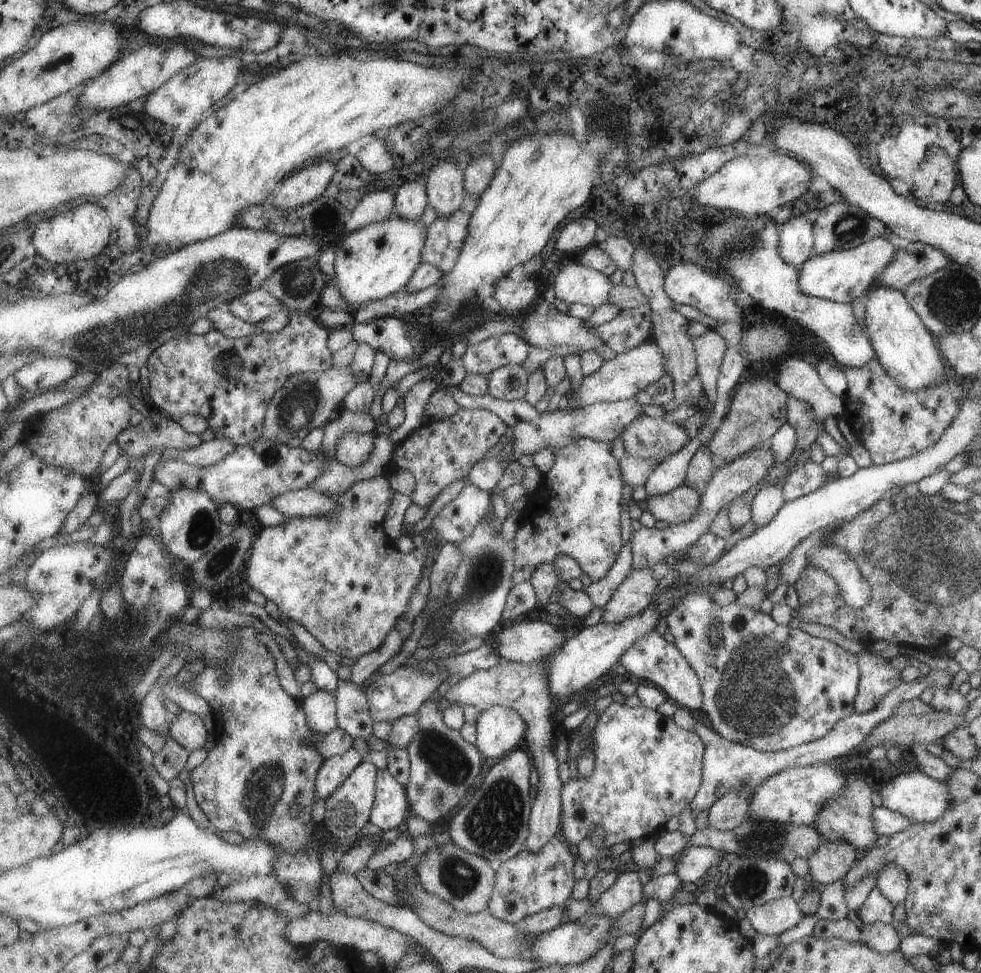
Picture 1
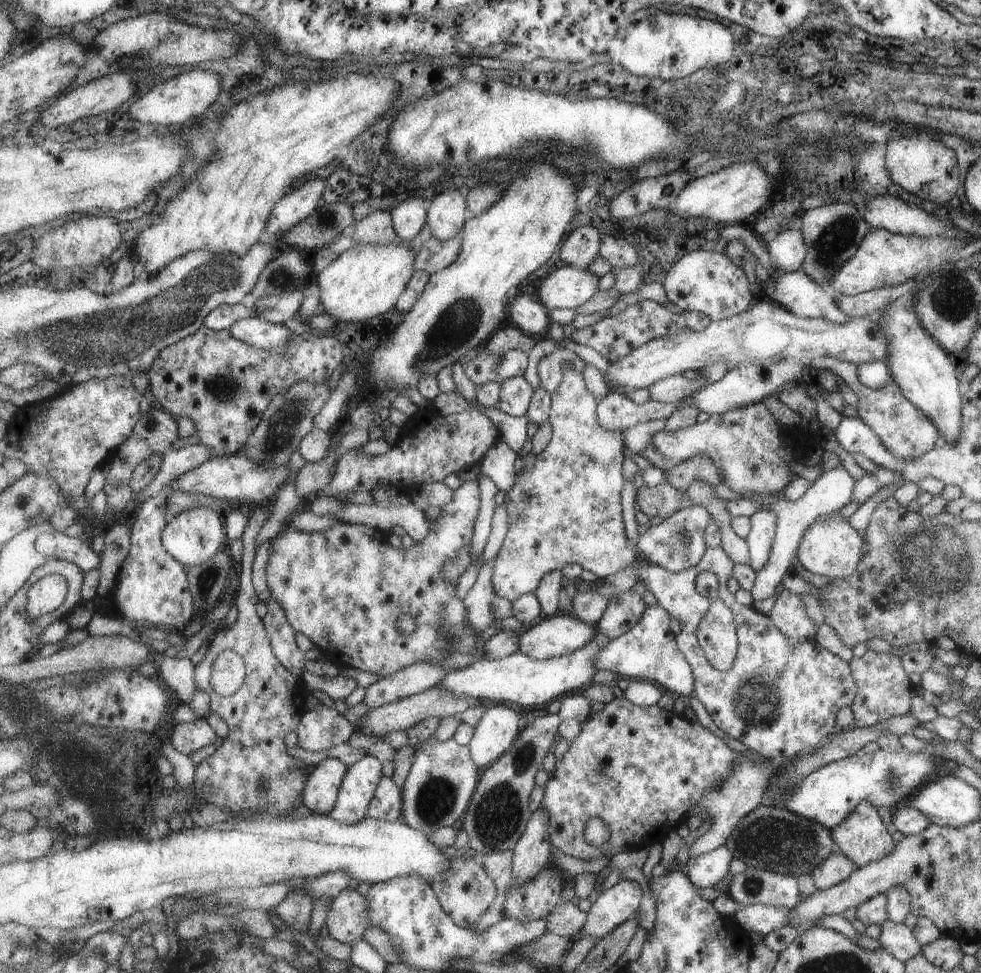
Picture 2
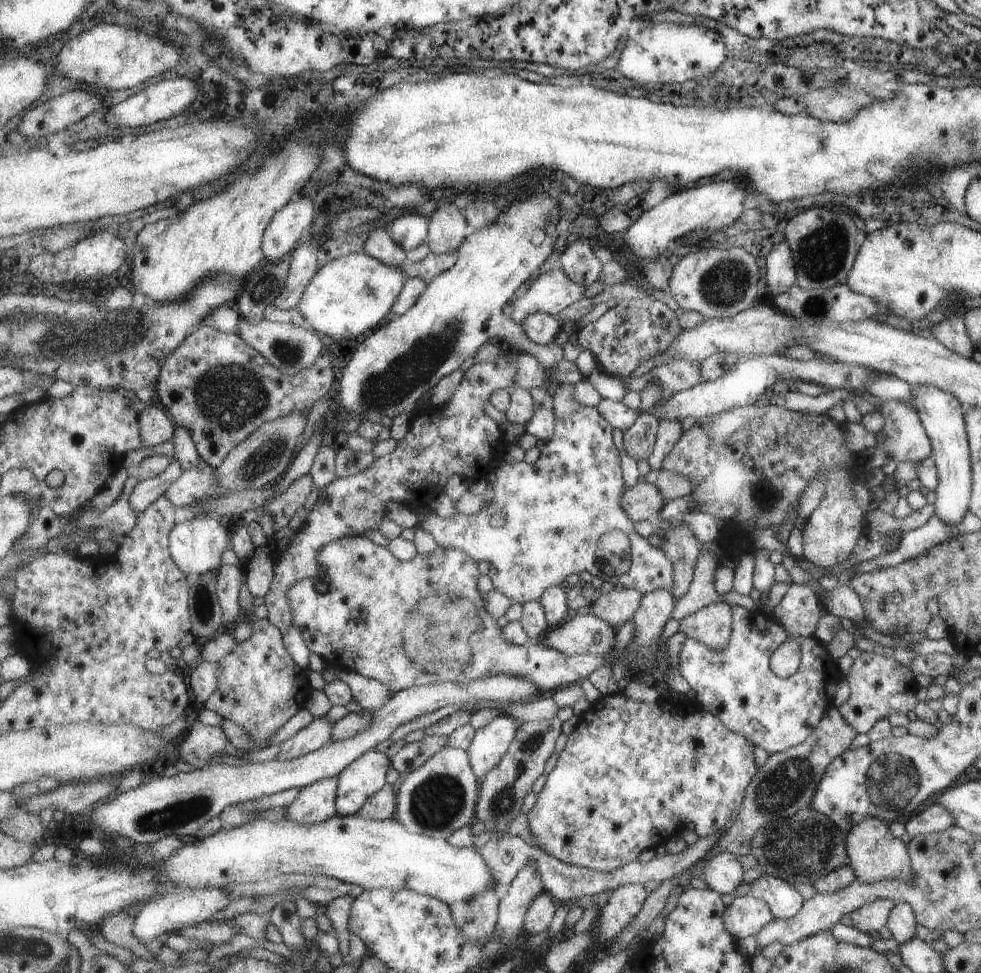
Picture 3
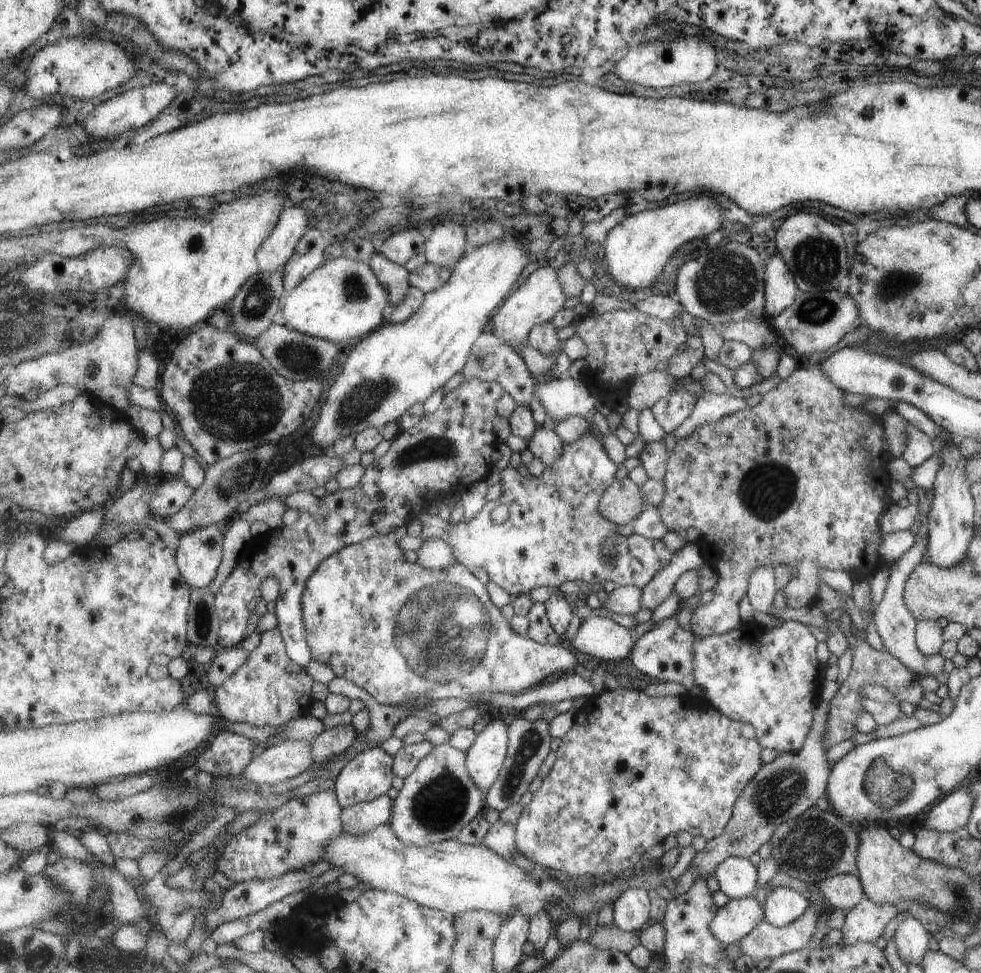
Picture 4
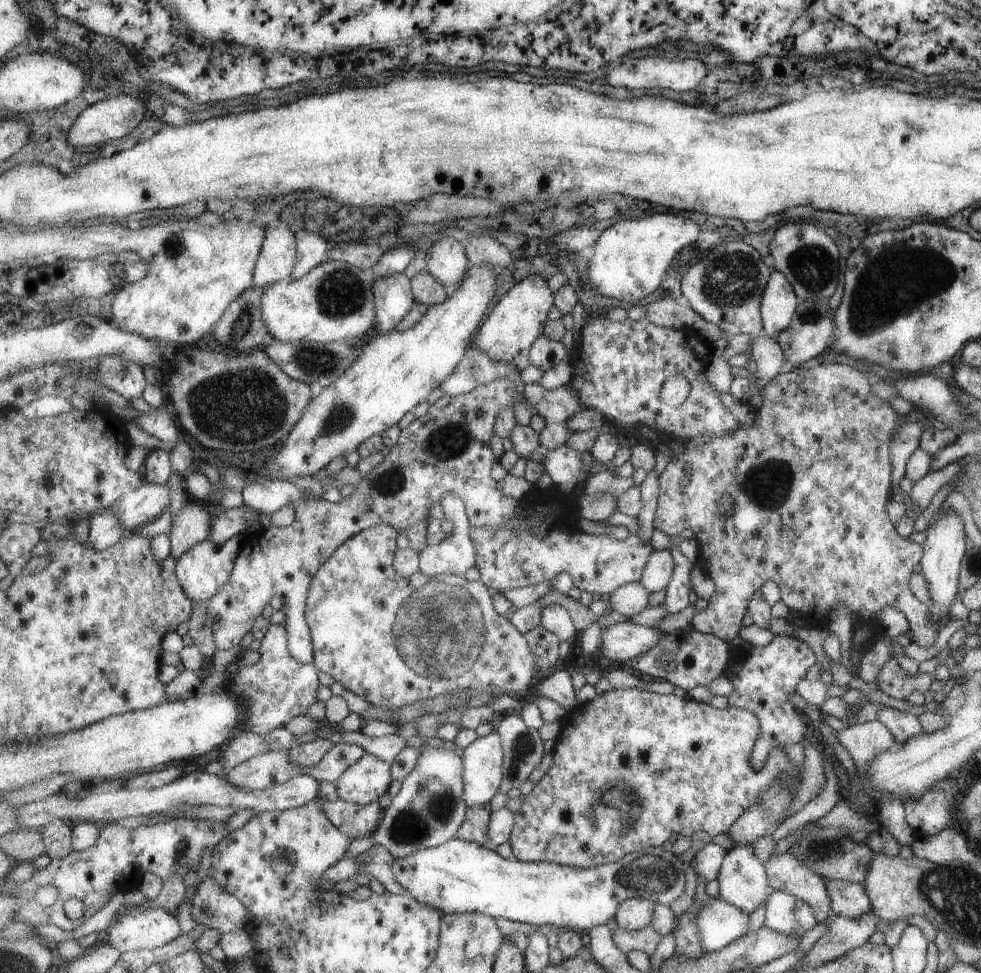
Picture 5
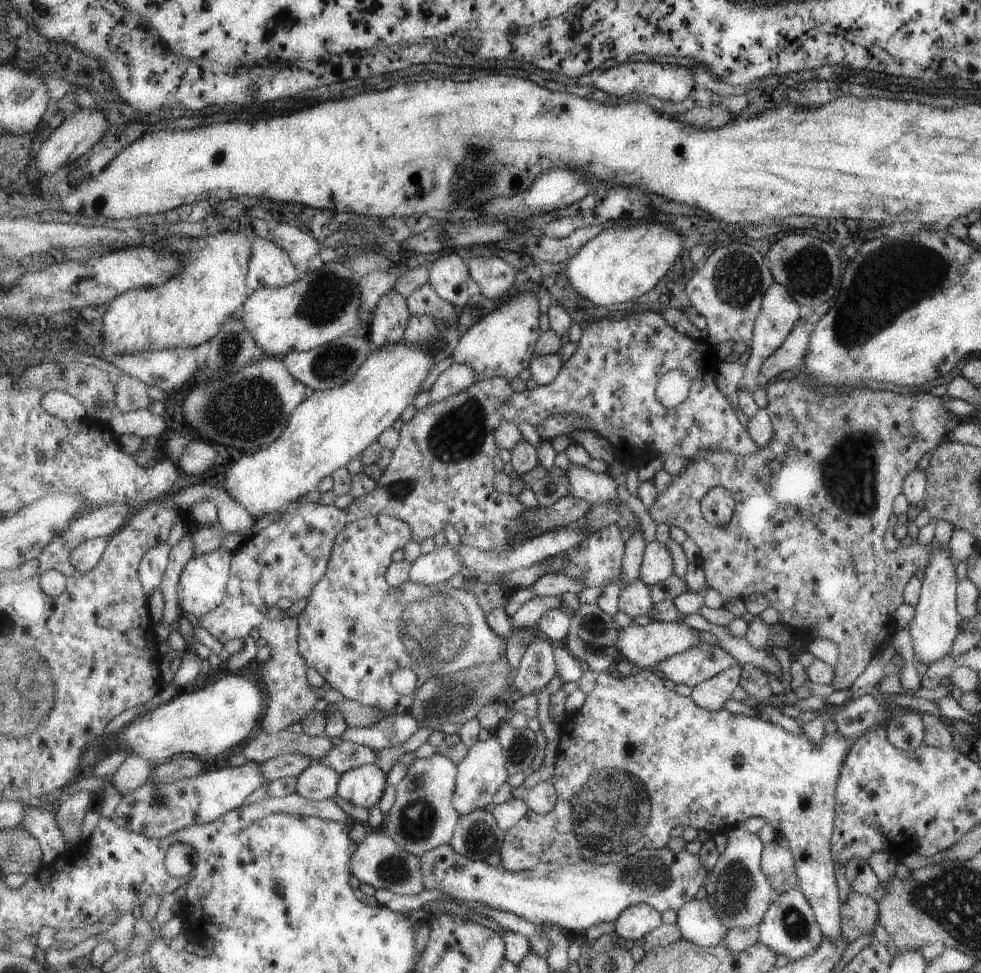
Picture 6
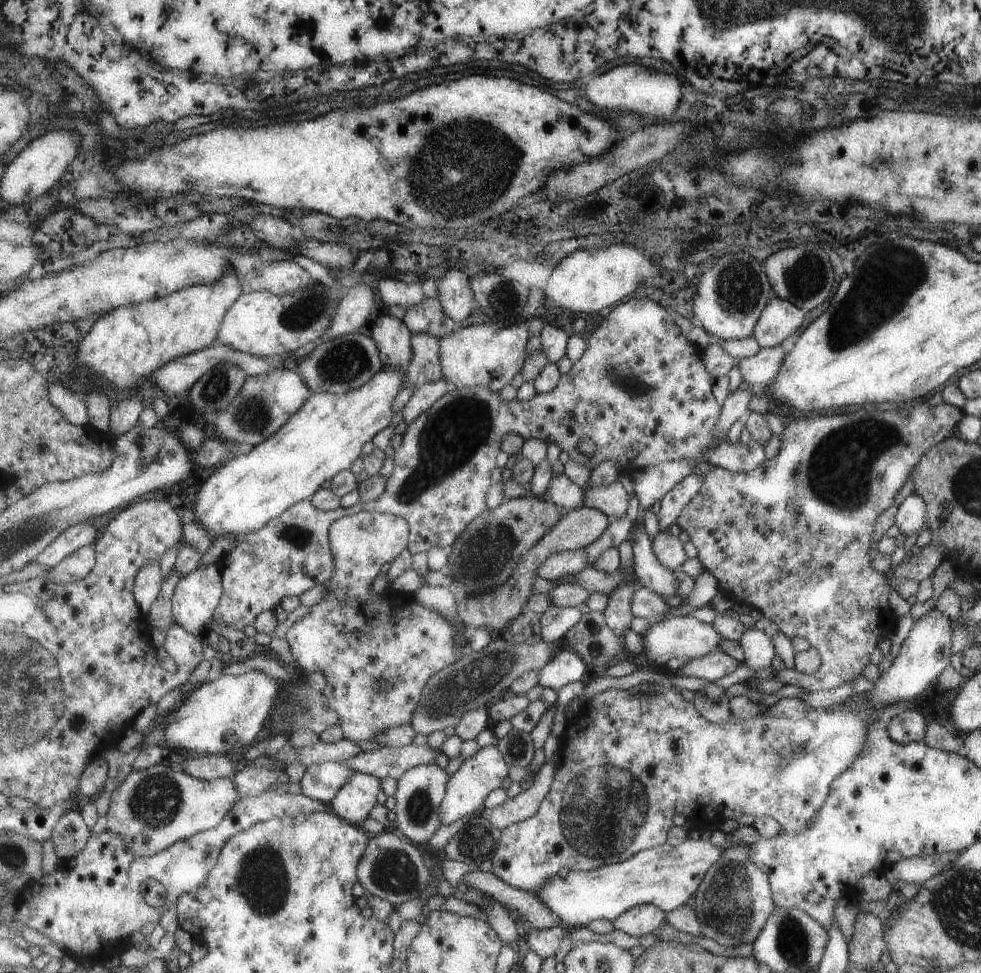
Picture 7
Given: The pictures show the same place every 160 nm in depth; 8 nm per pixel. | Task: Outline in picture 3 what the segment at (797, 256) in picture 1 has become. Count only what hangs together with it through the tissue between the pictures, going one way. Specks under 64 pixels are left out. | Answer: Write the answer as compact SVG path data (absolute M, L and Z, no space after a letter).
M785 241L773 246L767 254L763 267L764 293L774 297L785 292L795 280L795 265L792 254Z

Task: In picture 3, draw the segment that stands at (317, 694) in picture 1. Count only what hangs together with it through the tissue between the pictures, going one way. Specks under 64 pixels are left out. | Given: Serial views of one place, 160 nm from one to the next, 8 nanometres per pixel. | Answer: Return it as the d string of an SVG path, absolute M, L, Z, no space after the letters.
M327 717L313 719L309 726L280 744L280 751L275 759L296 759L324 747L332 742L335 726L336 723Z

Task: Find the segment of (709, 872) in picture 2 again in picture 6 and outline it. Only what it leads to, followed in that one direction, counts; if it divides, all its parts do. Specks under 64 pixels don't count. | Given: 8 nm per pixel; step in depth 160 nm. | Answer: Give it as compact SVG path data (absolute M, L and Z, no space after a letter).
M741 827L729 829L726 838L726 849L717 860L715 868L708 872L708 879L704 885L707 902L713 906L717 918L725 924L727 930L758 926L765 910L768 910L776 899L776 892L773 891L768 876L760 868L764 845L758 834L751 834Z

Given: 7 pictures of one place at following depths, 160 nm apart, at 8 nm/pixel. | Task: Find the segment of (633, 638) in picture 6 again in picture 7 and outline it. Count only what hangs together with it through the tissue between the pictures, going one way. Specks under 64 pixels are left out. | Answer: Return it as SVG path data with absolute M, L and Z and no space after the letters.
M691 616L673 617L669 620L651 624L641 637L644 640L644 651L641 653L659 666L667 666L668 662L674 658L685 657L690 661L705 656L713 650L718 650L718 644L723 638L711 624L696 620Z

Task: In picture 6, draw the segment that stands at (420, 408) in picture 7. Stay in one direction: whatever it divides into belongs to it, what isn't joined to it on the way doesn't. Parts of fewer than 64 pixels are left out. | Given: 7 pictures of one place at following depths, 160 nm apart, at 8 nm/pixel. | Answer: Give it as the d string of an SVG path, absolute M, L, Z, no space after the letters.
M454 362L443 371L430 390L430 402L441 401L468 390L478 382L478 373L469 364Z

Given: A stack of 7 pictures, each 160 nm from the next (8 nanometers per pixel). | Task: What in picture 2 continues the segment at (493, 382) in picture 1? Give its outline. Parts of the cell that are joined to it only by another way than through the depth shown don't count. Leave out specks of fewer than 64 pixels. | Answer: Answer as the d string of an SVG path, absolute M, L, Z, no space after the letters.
M517 375L501 384L502 391L497 408L514 417L525 417L534 393L531 383L523 375Z

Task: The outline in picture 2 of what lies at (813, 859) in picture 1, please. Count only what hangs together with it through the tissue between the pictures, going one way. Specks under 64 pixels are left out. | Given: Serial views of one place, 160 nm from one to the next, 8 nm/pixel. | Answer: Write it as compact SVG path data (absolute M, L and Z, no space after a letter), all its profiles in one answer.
M840 851L829 853L811 869L813 889L826 889L845 880L857 866Z

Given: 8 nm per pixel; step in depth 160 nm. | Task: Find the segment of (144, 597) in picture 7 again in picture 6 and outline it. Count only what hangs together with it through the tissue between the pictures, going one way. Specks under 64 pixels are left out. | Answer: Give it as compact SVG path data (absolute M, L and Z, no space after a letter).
M167 542L154 547L145 554L140 565L139 578L149 598L156 588L160 588L165 577L172 547Z

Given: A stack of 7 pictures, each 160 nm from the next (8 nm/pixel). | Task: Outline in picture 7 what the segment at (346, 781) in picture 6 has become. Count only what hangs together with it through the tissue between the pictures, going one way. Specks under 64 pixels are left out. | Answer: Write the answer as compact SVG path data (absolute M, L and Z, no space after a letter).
M355 772L330 804L332 812L350 823L361 825L381 794L382 780L371 773Z

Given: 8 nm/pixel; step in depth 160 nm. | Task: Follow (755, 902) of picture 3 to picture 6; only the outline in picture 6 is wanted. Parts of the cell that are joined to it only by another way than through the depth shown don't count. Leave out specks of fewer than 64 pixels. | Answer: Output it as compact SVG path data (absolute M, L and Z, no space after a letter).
M707 899L693 900L678 911L677 926L683 939L698 946L715 947L721 945L727 936L725 924L717 918L713 906Z

